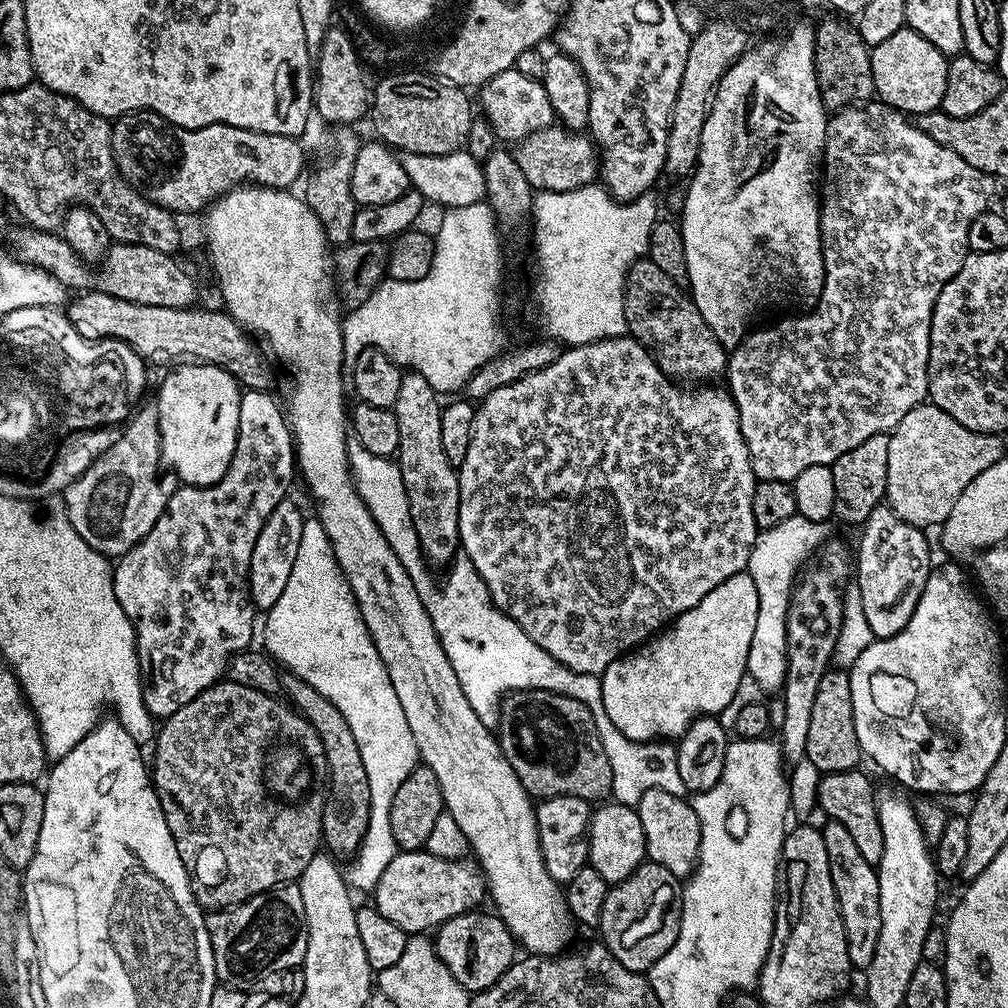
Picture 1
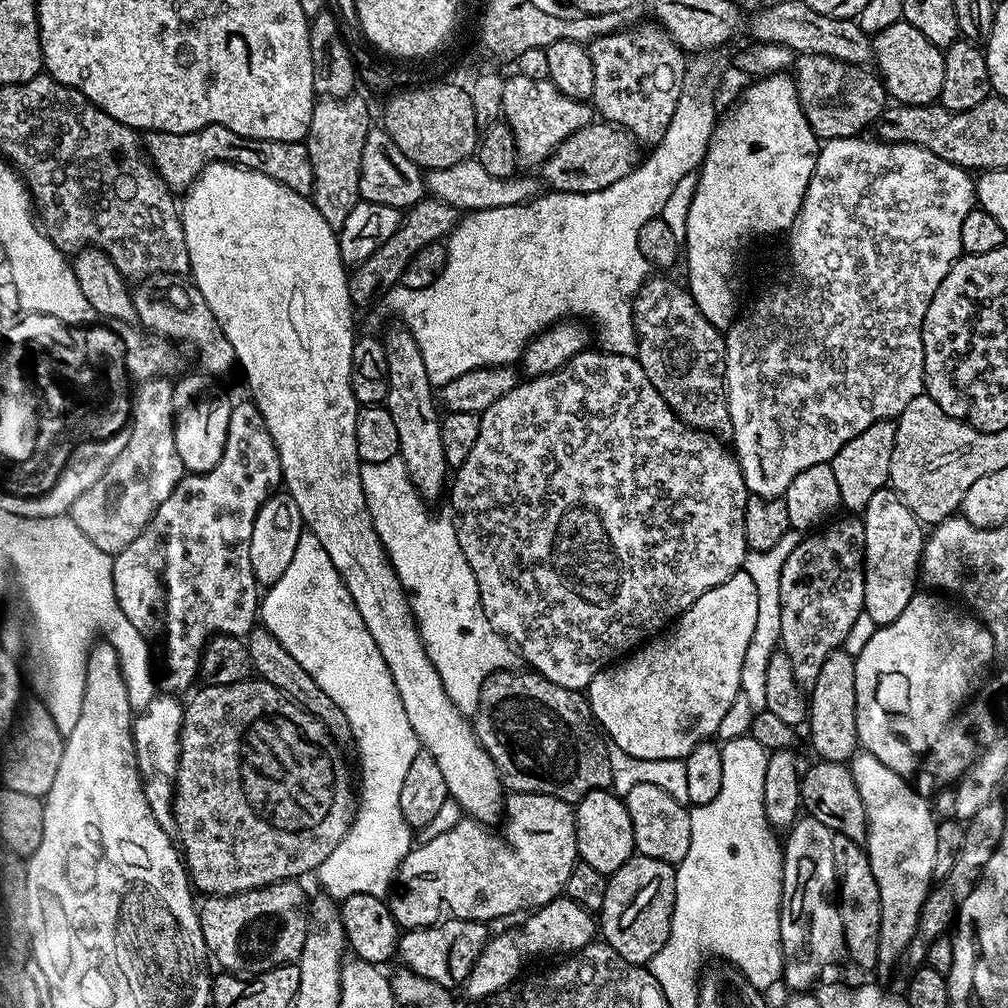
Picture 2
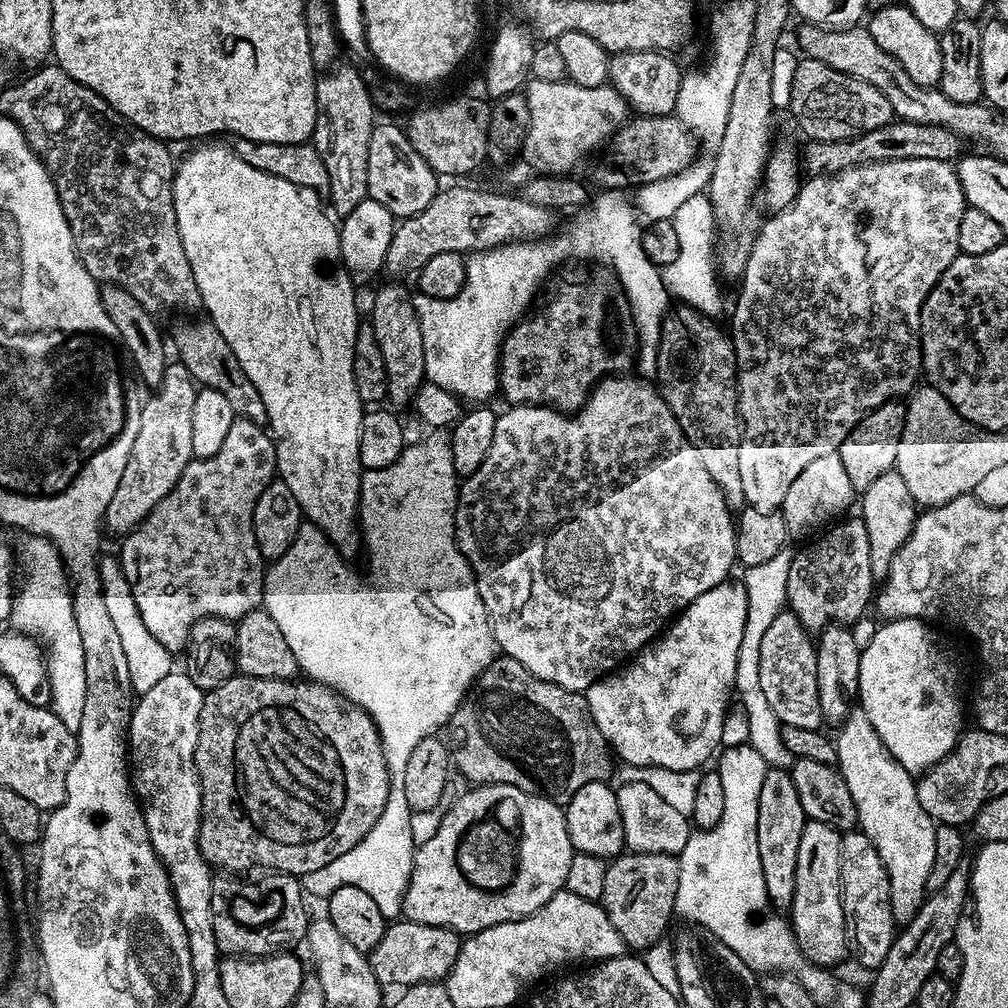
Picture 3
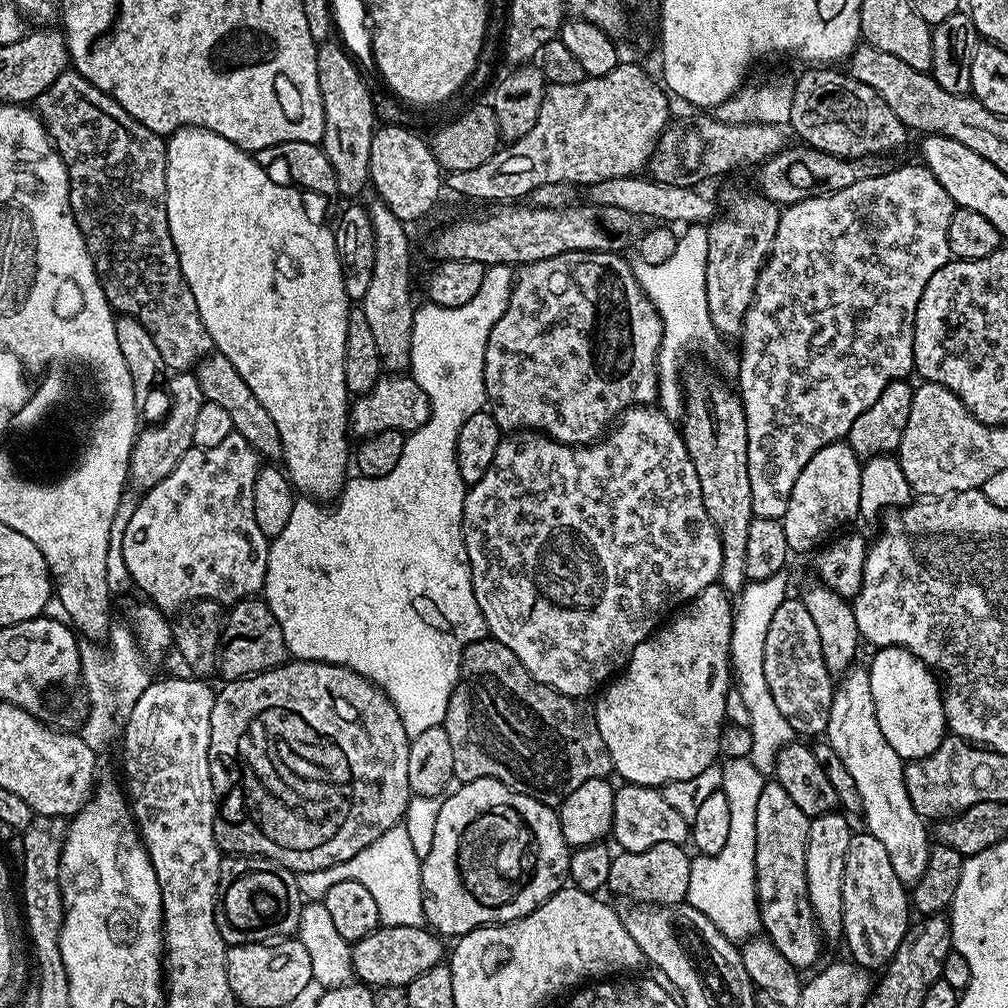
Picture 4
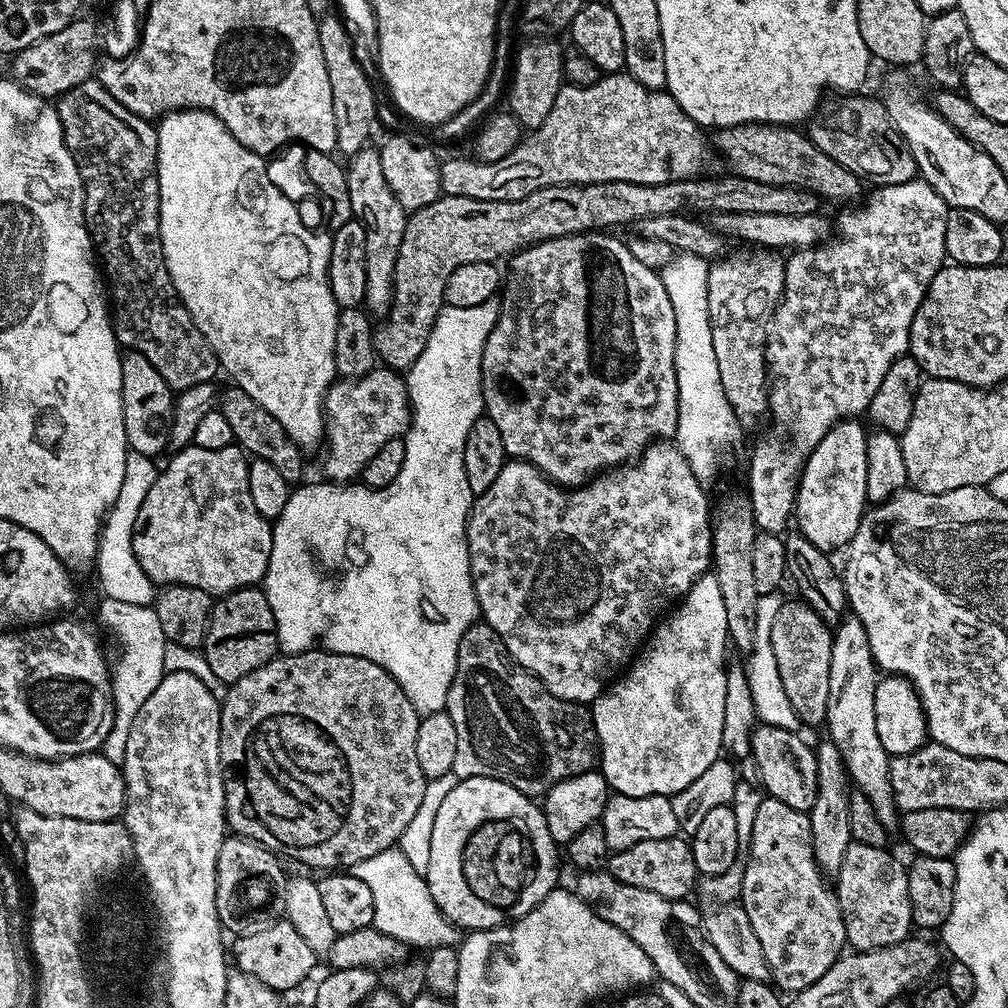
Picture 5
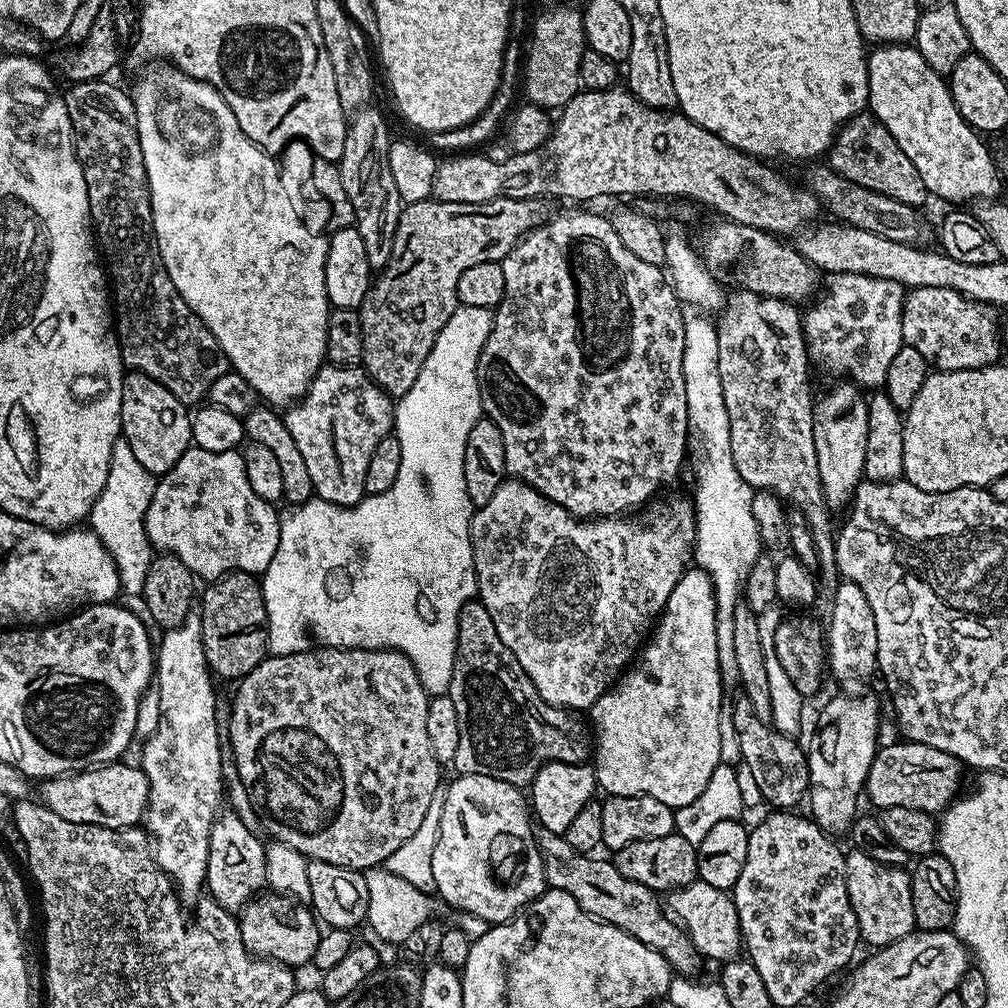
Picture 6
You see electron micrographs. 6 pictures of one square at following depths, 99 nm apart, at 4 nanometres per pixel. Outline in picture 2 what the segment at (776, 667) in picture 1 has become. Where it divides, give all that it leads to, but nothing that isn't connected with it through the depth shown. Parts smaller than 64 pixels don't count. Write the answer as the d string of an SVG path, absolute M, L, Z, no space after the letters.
M789 530L770 550L761 552L749 551L744 557L743 571L754 578L754 587L758 589L758 622L754 625L754 638L750 638L750 646L746 646L744 659L744 679L742 681L742 694L749 700L749 706L754 710L766 709L766 668L770 663L771 655L778 651L781 643L778 629L780 627L780 575L786 558L790 558L790 550L802 538L801 533Z

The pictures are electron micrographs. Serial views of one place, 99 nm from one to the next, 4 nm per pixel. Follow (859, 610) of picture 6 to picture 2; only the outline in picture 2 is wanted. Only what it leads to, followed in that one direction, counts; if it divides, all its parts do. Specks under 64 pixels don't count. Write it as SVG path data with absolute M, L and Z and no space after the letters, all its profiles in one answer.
M860 750L852 757L850 767L854 774L854 786L862 794L862 806L866 806L868 838L866 851L870 858L870 870L874 870L874 882L878 882L878 898L882 902L882 922L878 926L878 968L888 972L899 960L905 959L914 930L918 930L918 918L934 883L934 853L938 842L937 813L923 795L907 780L902 779L886 762L880 762L874 754Z

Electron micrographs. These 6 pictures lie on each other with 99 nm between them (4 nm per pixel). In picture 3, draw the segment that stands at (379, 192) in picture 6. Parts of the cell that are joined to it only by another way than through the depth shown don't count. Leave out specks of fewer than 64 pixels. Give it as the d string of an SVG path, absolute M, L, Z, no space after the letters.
M388 282L376 292L376 297L372 300L372 316L370 322L374 326L374 334L378 337L378 346L382 349L382 358L386 361L386 382L388 383L387 399L393 400L396 404L411 405L416 398L416 392L420 385L425 383L426 377L426 350L424 349L424 326L418 322L416 313L416 302L413 293L408 293L403 288L403 283Z

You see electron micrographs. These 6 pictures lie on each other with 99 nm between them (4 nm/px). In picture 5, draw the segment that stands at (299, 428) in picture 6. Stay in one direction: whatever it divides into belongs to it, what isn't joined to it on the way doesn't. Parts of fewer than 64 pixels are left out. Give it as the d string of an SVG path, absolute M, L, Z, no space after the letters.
M377 366L365 376L356 380L337 379L328 387L324 396L324 438L328 444L328 457L324 460L324 472L329 481L352 482L363 473L366 462L386 446L386 442L399 440L407 433L408 427L414 423L412 404L408 401L408 385L399 371L387 366Z

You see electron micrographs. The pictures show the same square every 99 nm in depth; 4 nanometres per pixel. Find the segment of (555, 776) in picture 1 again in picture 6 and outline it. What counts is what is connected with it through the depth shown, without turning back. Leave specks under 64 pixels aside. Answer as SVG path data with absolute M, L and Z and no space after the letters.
M476 598L464 604L458 614L454 674L446 695L454 702L454 710L458 713L458 754L454 754L452 764L459 775L489 776L523 789L531 785L543 764L583 764L589 759L590 732L586 724L584 729L575 711L559 708L542 699L526 670L522 670L518 658L514 658L506 642L498 638L490 610L486 610L486 606Z

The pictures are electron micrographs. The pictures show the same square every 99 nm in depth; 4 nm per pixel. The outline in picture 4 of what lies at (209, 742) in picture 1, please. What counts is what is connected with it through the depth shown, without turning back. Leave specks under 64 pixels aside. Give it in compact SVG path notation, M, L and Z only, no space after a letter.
M297 660L285 662L278 668L267 668L264 672L259 672L257 676L242 676L239 680L230 680L223 685L225 688L215 693L216 701L214 702L214 710L210 710L210 778L214 786L214 794L219 801L216 810L216 821L214 822L214 838L219 846L221 853L224 854L243 854L246 856L265 856L267 860L272 860L275 864L281 864L289 868L291 872L313 872L314 870L326 870L335 864L346 862L350 858L354 858L354 854L358 854L358 850L366 850L366 846L370 846L370 842L374 842L378 838L382 838L382 834L386 834L386 830L390 830L394 825L401 823L407 810L408 803L413 798L410 790L409 777L409 759L410 759L410 737L406 726L402 722L402 718L398 714L398 710L394 706L394 702L390 702L390 698L384 693L380 687L372 680L366 679L362 674L358 674L354 670L350 670L341 664L327 664L326 662L318 662L317 660Z

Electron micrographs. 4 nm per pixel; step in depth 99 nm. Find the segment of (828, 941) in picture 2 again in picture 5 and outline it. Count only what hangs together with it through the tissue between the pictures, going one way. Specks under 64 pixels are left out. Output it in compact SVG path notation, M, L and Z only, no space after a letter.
M825 742L824 745L819 745L816 748L816 761L818 762L818 798L811 812L808 813L812 845L820 871L825 874L835 874L840 871L842 858L846 858L846 850L854 843L850 834L850 802L848 801L850 777L836 744Z

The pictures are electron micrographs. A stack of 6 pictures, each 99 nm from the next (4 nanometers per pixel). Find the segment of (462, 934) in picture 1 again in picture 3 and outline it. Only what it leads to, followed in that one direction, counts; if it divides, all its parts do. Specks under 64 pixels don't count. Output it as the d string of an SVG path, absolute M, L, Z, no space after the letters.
M400 918L385 927L382 942L378 942L378 946L367 953L367 958L374 970L374 978L378 978L382 986L400 984L405 988L421 984L422 981L443 981L457 960L461 943L461 935L451 928Z

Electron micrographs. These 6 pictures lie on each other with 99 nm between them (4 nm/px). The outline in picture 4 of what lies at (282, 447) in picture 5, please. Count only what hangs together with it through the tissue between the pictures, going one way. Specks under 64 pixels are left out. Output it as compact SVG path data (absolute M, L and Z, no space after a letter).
M213 351L196 365L194 375L198 378L198 386L202 386L205 401L214 406L222 406L222 410L230 414L233 432L242 434L242 438L246 438L246 442L250 442L250 446L254 446L265 461L276 462L283 457L282 442L278 438L278 426L274 426L274 418L266 414L266 406L258 402L254 390L250 390L242 374L234 370L234 362L230 362L230 358Z

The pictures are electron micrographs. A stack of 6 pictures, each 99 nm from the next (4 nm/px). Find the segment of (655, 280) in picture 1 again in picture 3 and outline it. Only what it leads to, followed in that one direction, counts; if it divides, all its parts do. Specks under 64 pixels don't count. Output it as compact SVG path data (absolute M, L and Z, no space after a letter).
M680 306L677 312L669 311L659 325L655 383L682 434L700 451L706 474L714 478L729 508L739 510L745 507L746 494L738 470L742 425L736 390L736 351L732 349L729 333L725 329L723 332L716 323L713 317L705 316L696 308Z

